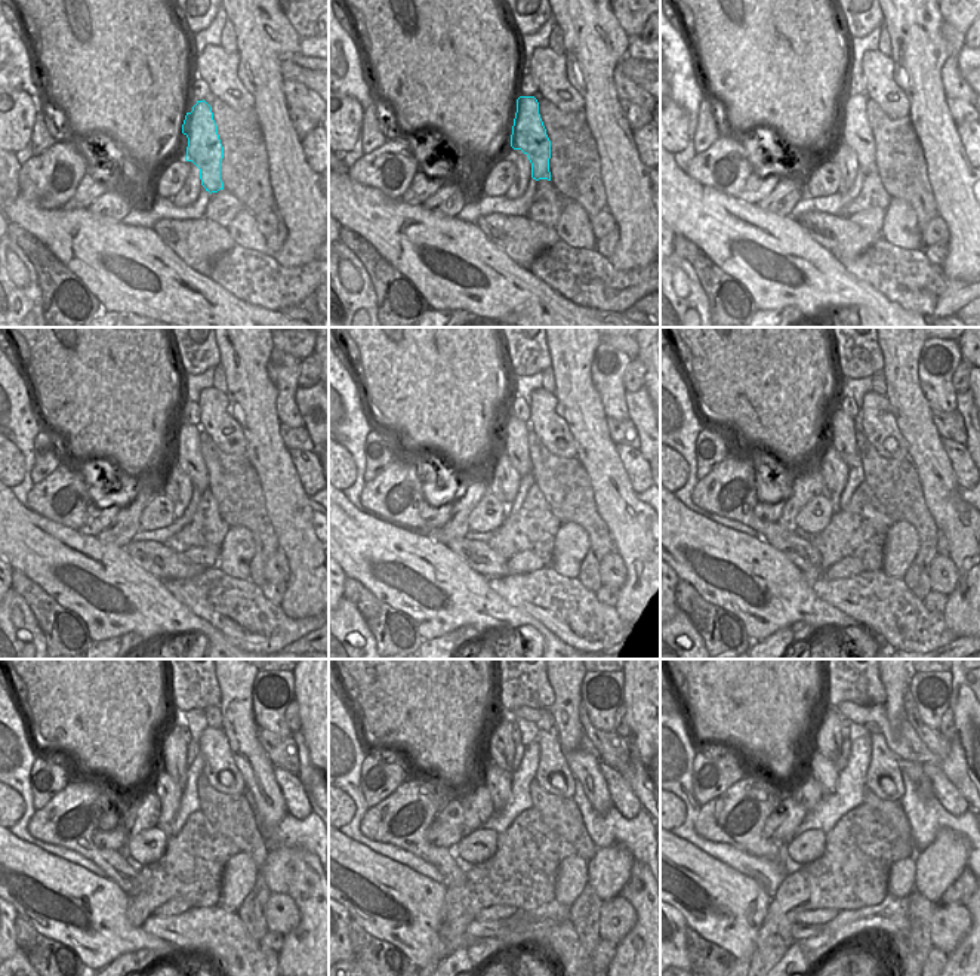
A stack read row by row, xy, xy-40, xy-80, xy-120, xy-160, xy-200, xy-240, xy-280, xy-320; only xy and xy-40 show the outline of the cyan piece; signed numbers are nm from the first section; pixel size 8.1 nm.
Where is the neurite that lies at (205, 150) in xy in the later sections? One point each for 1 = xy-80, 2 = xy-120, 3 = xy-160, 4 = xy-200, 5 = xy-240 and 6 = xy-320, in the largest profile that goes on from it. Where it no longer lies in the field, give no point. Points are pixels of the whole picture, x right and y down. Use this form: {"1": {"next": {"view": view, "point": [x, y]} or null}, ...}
{"1": {"next": {"view": "xy-80", "point": [856, 132]}}, "2": {"next": {"view": "xy-120", "point": [188, 456]}}, "3": {"next": {"view": "xy-160", "point": [515, 433]}}, "4": {"next": {"view": "xy-200", "point": [843, 436]}}, "5": {"next": {"view": "xy-240", "point": [173, 759]}}, "6": {"next": {"view": "xy-320", "point": [826, 739]}}}

